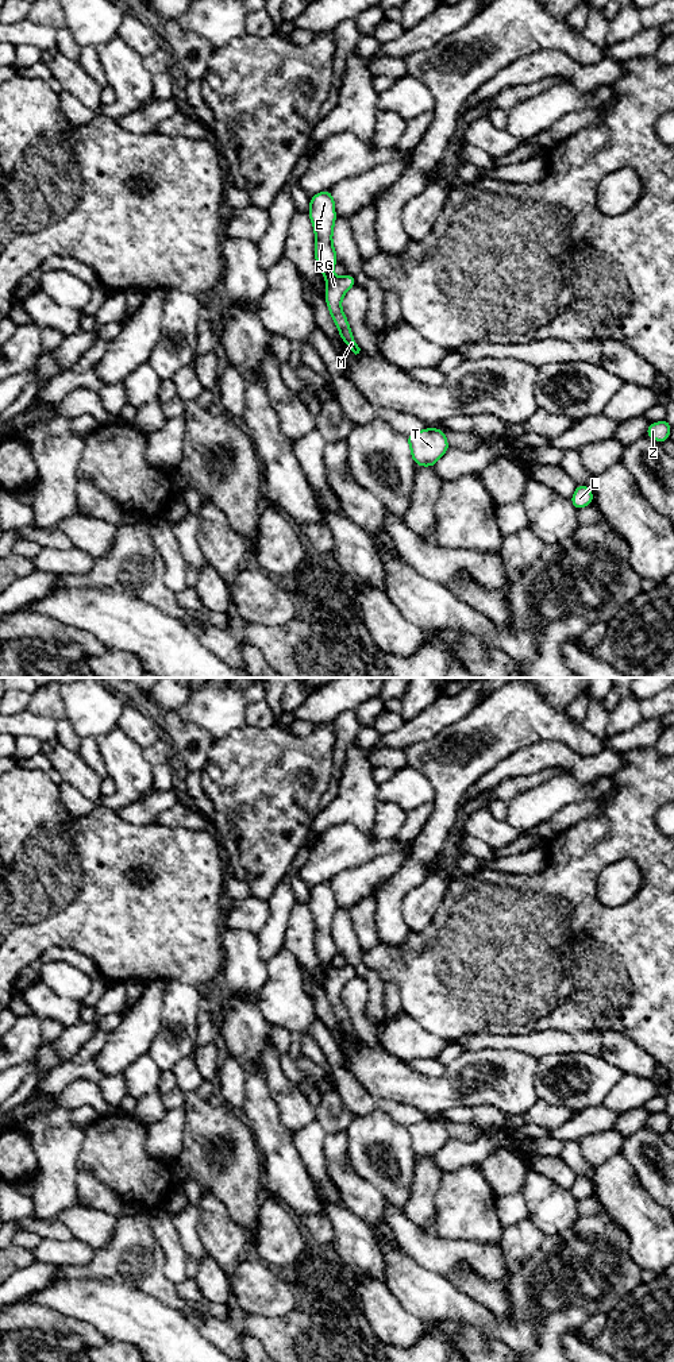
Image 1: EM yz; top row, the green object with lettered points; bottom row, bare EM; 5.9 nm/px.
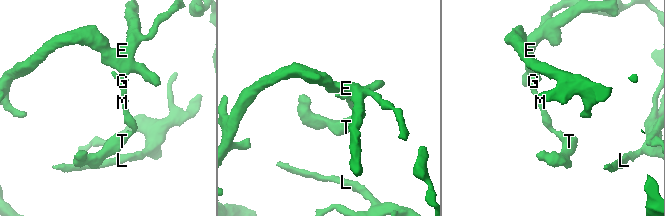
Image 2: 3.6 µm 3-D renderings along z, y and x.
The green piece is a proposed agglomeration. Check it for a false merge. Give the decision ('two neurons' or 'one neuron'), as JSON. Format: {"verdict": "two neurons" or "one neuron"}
{"verdict": "one neuron"}

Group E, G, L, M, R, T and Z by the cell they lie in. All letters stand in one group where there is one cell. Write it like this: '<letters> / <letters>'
E G L M R T Z

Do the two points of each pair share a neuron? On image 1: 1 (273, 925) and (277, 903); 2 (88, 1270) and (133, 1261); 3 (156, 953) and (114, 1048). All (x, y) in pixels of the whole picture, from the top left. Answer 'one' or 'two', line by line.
1: one
2: one
3: two

